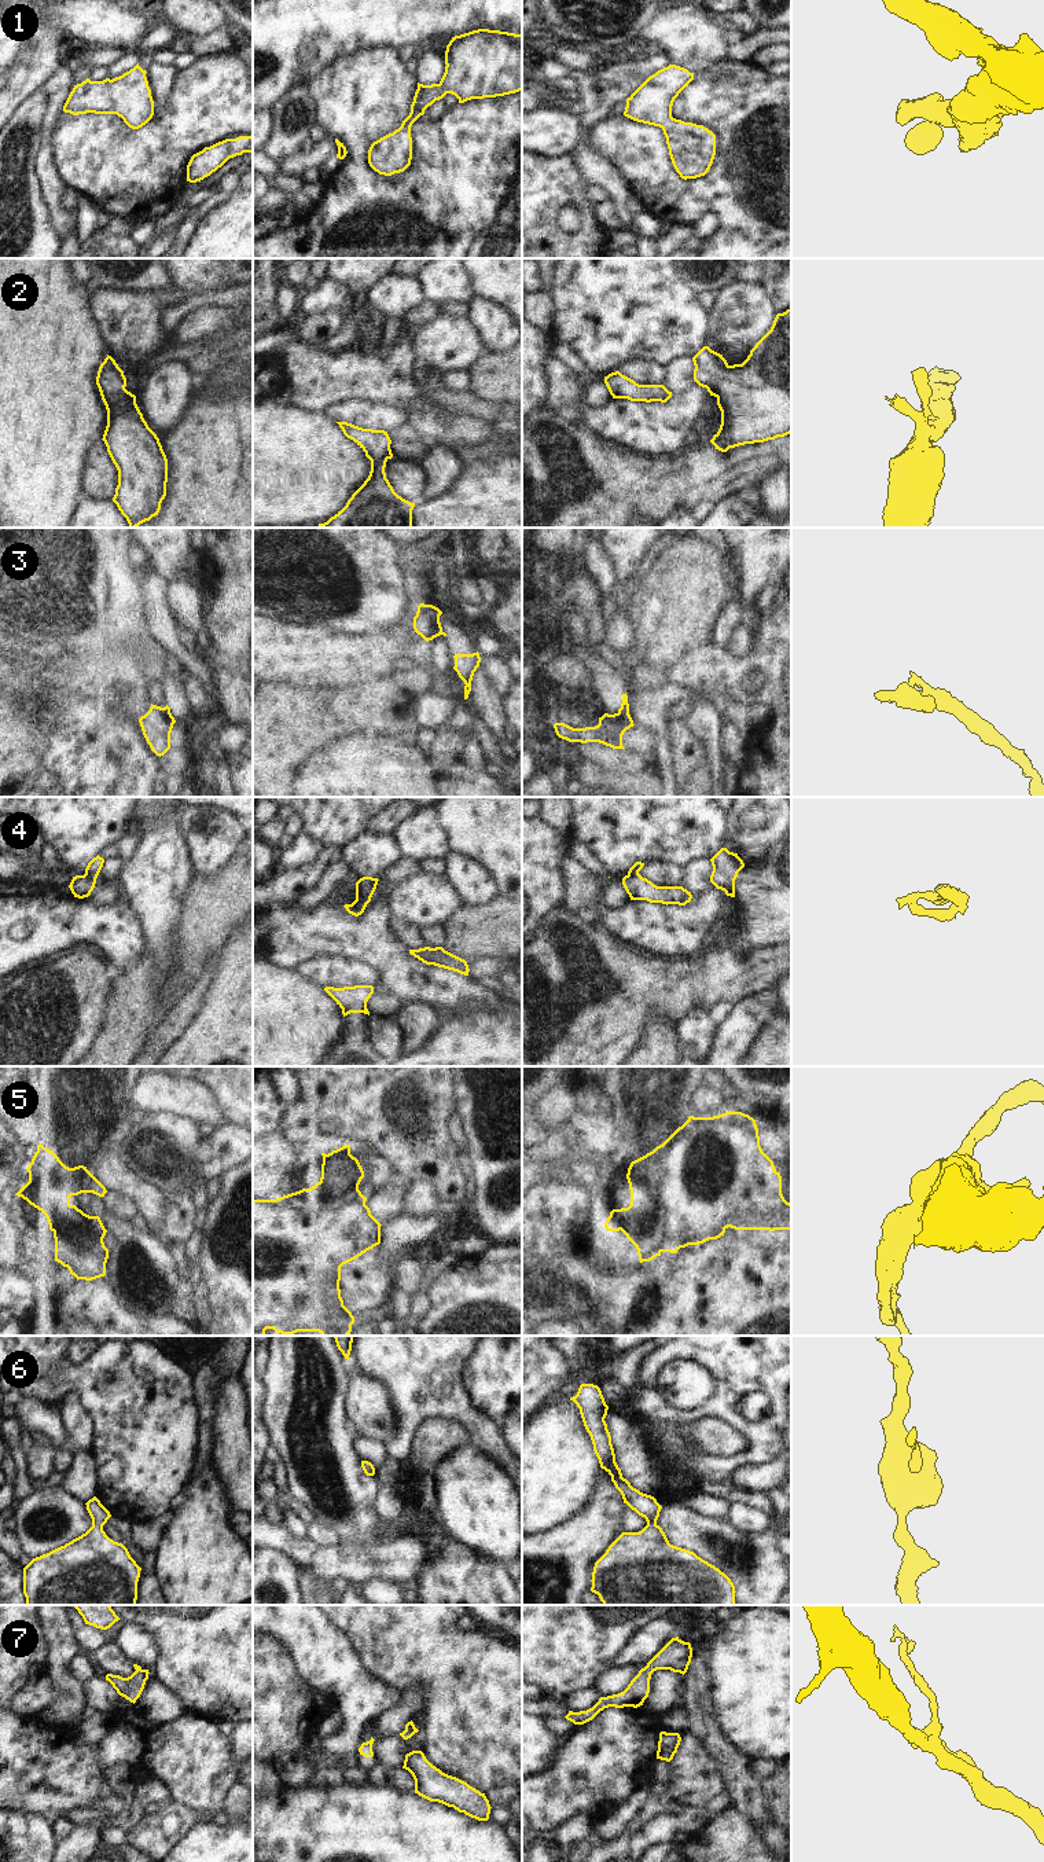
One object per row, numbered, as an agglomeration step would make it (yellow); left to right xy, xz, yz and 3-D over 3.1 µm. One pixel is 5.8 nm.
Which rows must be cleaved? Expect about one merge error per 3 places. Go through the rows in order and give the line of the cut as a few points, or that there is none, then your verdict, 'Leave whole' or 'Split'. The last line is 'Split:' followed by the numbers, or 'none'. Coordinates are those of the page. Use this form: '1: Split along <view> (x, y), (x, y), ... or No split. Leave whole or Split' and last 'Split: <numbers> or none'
1: No split. Leave whole
2: No split. Leave whole
3: Split along yz (628, 711), (618, 713). Split
4: Split along xz (355, 900), (363, 911). Split
5: Split along yz (631, 1203), (643, 1220), (643, 1231), (654, 1237), (661, 1251). Split
6: No split. Leave whole
7: No split. Leave whole
Split: 3, 4, 5.

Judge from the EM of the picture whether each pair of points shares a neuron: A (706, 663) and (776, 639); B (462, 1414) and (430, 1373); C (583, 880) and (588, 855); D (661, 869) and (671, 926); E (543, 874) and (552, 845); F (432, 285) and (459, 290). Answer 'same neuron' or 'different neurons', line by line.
A: same neuron
B: same neuron
C: different neurons
D: different neurons
E: same neuron
F: same neuron

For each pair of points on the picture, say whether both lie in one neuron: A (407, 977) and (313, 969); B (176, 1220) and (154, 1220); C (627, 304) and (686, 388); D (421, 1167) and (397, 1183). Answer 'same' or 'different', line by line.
A: different
B: different
C: different
D: different

